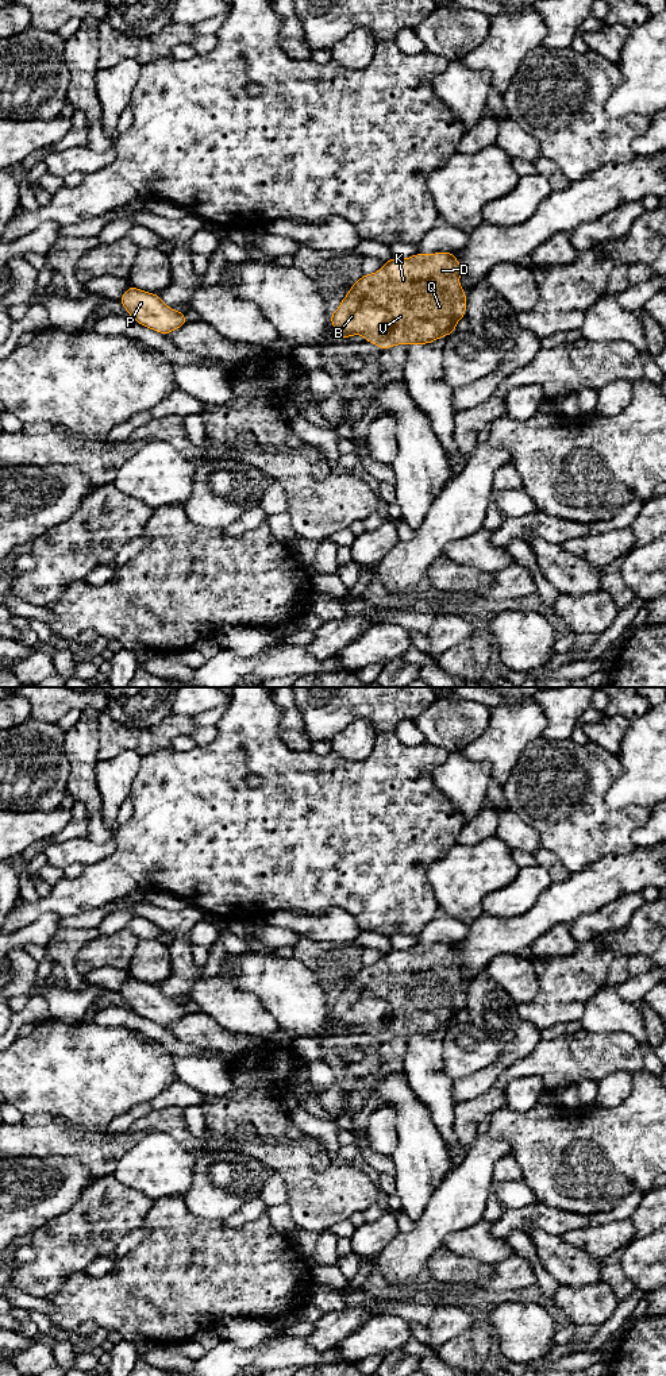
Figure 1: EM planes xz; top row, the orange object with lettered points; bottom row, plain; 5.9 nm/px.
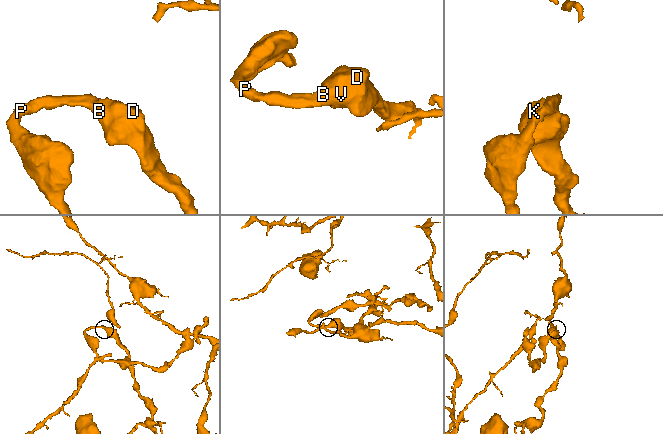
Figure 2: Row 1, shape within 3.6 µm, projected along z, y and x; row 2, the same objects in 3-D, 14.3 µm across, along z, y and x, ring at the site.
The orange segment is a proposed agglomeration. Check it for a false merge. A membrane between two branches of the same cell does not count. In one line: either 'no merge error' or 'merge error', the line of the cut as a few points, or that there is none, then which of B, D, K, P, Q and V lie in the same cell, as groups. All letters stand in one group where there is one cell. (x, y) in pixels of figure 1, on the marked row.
no merge error; cut none; groups B D K P Q V

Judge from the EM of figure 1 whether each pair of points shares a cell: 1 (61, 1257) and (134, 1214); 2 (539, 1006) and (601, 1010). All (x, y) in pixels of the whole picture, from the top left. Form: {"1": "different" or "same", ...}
{"1": "same", "2": "different"}

